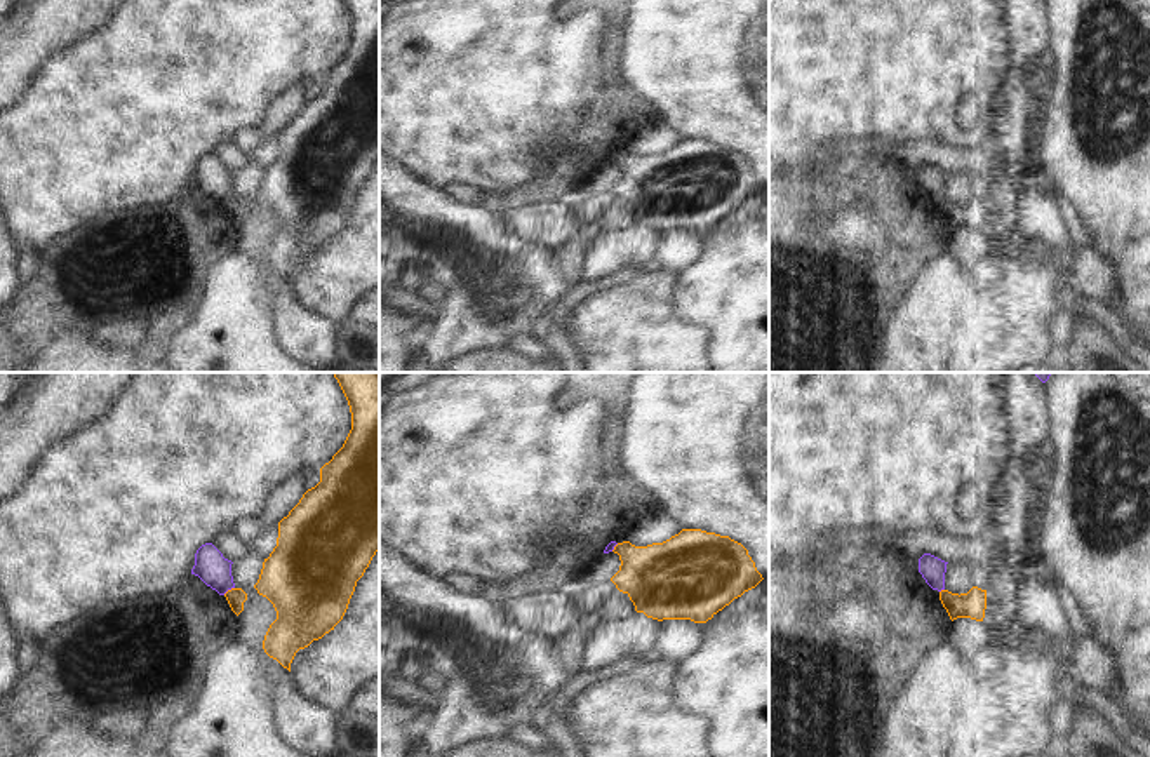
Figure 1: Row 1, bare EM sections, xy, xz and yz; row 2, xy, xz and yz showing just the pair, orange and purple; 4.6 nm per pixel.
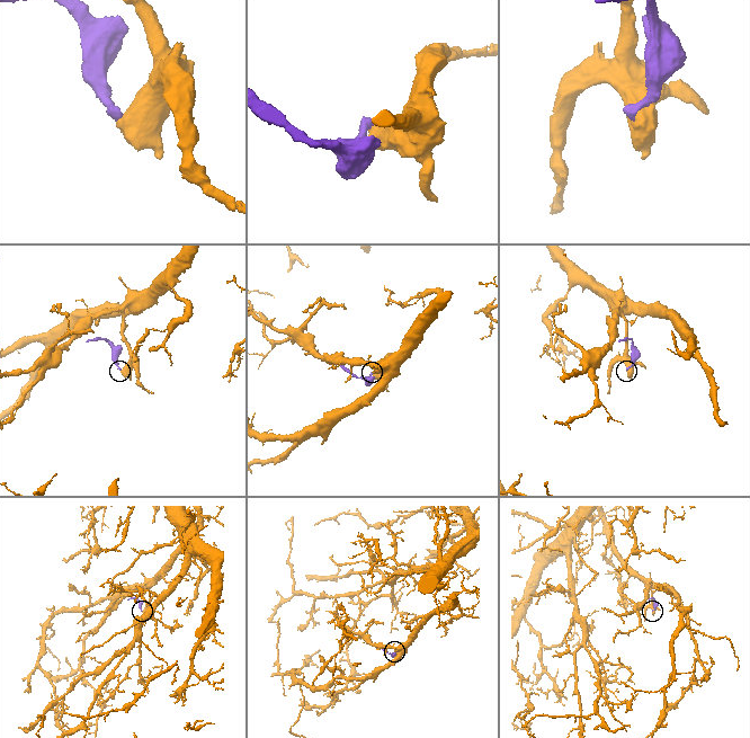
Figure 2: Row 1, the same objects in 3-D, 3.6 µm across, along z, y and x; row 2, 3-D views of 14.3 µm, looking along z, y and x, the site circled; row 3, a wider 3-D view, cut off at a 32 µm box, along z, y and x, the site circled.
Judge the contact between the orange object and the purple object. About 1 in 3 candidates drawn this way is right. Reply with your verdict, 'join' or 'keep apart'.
keep apart

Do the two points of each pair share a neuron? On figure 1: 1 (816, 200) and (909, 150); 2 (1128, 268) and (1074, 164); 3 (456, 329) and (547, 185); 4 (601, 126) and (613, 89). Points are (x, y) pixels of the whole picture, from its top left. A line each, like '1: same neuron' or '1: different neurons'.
1: different neurons
2: different neurons
3: different neurons
4: same neuron

